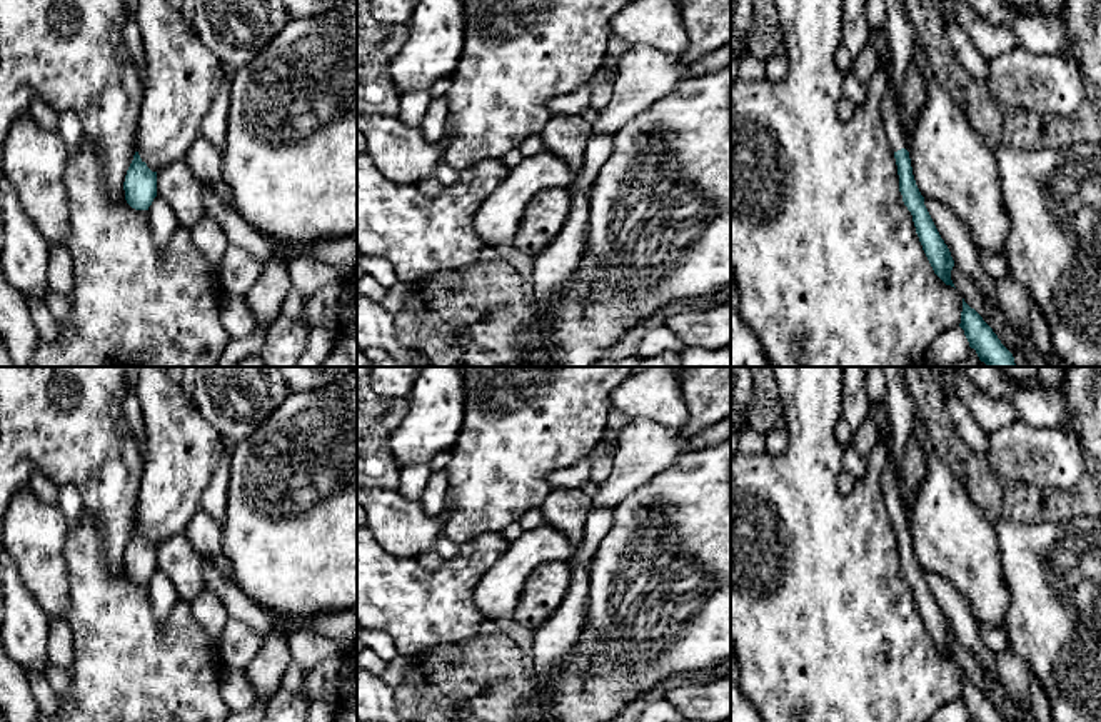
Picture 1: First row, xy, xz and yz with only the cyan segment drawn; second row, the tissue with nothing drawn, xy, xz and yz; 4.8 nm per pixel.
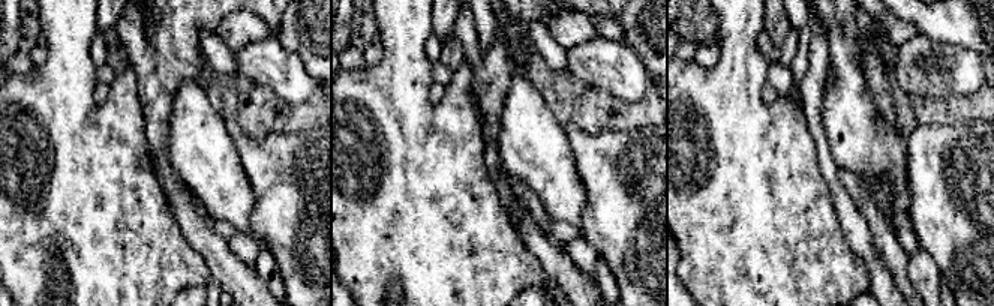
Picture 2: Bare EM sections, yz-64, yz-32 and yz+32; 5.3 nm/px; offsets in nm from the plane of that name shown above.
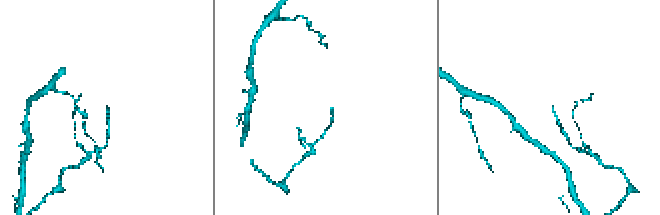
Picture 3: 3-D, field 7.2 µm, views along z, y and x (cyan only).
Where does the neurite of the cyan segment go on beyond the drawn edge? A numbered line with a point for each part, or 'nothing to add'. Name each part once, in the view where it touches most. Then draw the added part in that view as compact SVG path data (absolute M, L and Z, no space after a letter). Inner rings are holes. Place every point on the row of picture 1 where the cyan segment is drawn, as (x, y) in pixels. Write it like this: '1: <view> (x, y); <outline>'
1: yz (901, 32); M886 0L886 30L889 40L891 72L881 115L892 152L907 148L907 135L899 117L897 95L904 85L906 72L914 55L916 23L906 13L907 0Z

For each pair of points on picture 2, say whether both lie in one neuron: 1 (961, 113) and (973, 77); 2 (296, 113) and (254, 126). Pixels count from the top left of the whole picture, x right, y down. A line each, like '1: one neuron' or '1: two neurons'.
1: two neurons
2: one neuron

